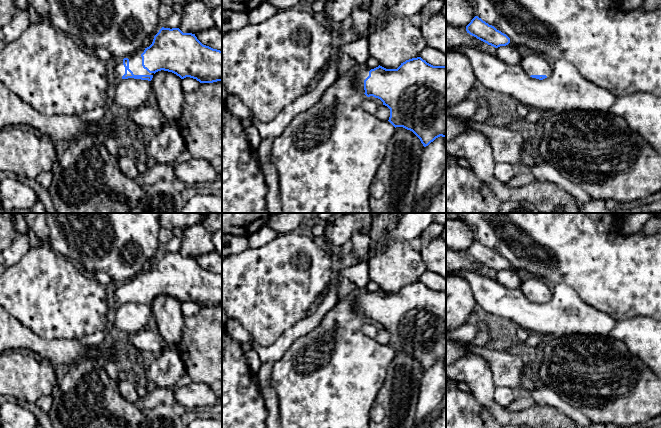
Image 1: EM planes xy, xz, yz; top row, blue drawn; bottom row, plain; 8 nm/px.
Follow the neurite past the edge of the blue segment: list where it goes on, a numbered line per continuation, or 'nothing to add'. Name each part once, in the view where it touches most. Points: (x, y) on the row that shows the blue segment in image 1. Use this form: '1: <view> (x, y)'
1: xy (135, 60)

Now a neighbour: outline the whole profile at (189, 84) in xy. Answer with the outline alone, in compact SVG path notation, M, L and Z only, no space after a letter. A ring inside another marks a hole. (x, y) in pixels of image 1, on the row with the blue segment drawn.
M186 77L182 79L182 89L184 93L196 91L200 85L201 83L197 81L196 79L193 79L190 77Z

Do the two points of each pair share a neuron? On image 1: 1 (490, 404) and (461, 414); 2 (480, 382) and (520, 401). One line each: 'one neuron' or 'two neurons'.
1: two neurons
2: two neurons

